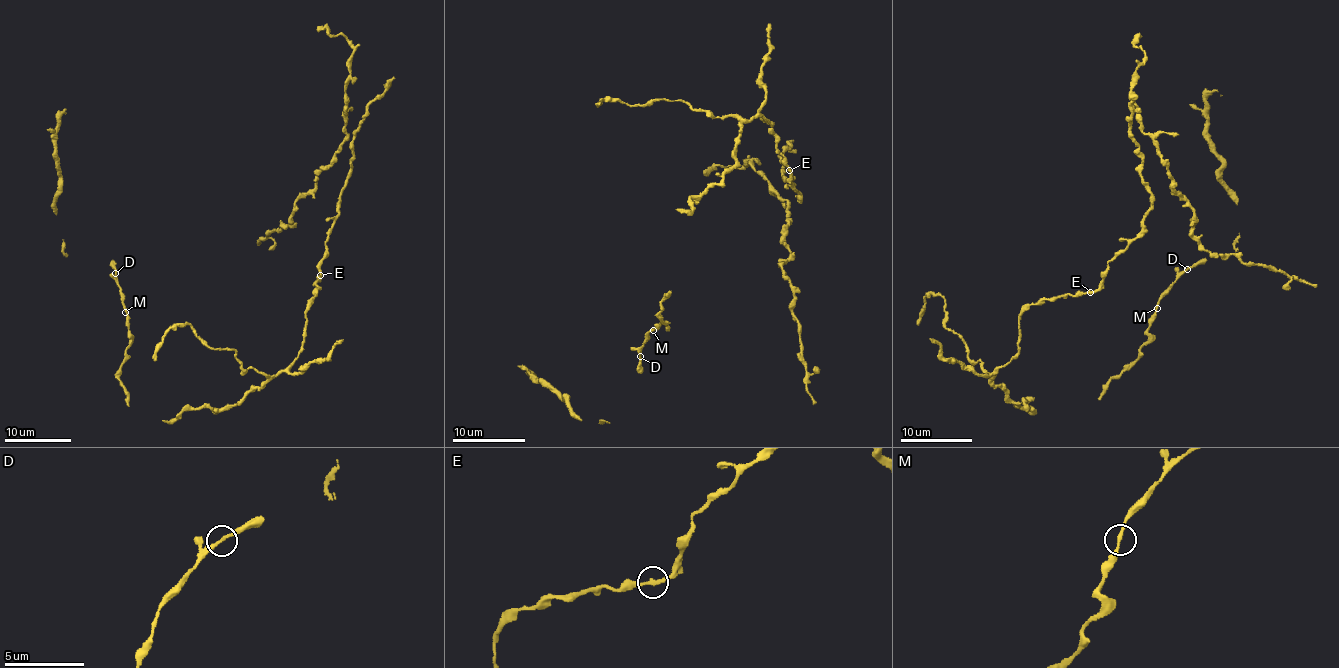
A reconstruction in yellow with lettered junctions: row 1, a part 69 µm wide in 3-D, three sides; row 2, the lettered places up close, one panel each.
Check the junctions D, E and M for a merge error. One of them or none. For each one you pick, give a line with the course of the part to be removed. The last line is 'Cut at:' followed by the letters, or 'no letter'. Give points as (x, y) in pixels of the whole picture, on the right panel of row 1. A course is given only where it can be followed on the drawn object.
Cut at: no letter

